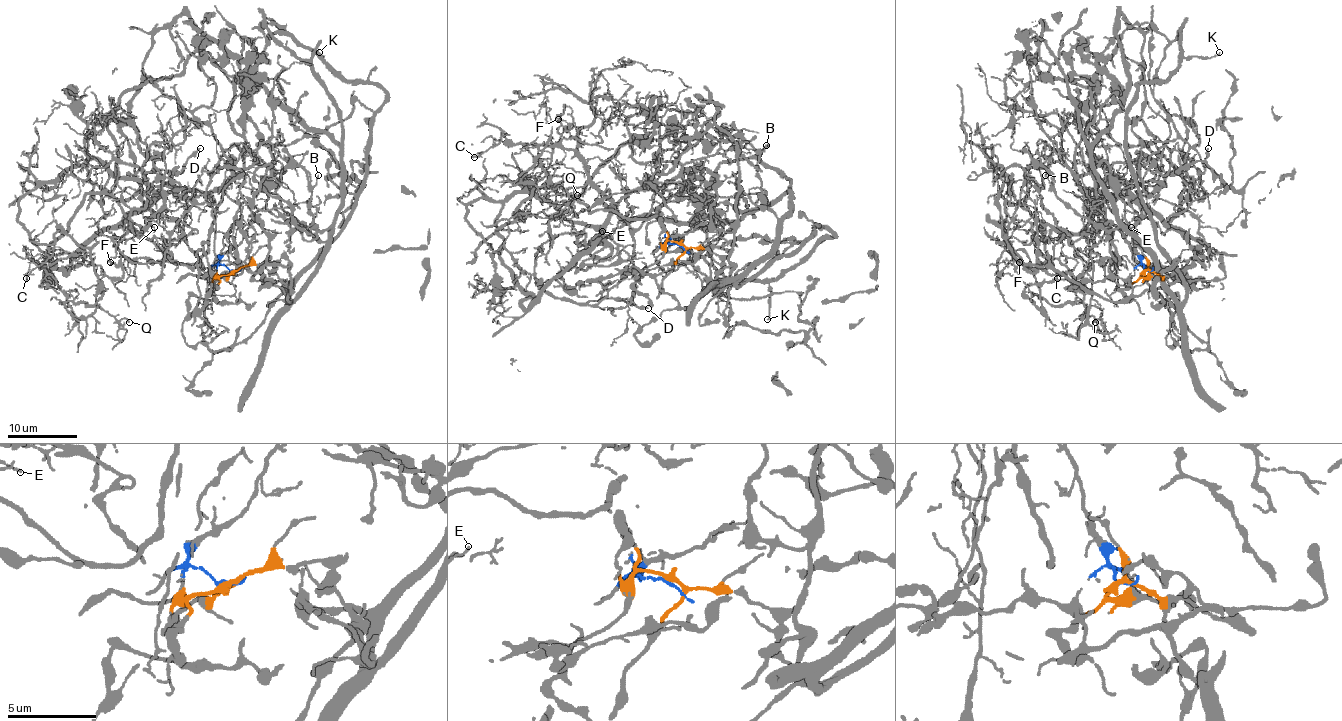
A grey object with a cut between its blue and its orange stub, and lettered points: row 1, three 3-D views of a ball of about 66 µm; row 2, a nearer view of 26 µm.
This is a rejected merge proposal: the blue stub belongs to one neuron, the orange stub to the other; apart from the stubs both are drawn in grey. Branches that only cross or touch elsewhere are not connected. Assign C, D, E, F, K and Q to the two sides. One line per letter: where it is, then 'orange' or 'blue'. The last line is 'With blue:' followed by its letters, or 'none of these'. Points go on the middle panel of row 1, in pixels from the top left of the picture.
C: (474, 157) | blue
D: (648, 308) | orange
E: (602, 231) | blue
F: (558, 119) | blue
K: (767, 319) | orange
Q: (577, 195) | blue
With blue: C, E, F, Q

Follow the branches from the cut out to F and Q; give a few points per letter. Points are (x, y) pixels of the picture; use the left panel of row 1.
F: (233, 271), (219, 259), (269, 195), (261, 161), (207, 192), (172, 190), (140, 233), (126, 221), (110, 263)
Q: (233, 271), (219, 259), (269, 195), (261, 161), (93, 247), (96, 304), (129, 321)

